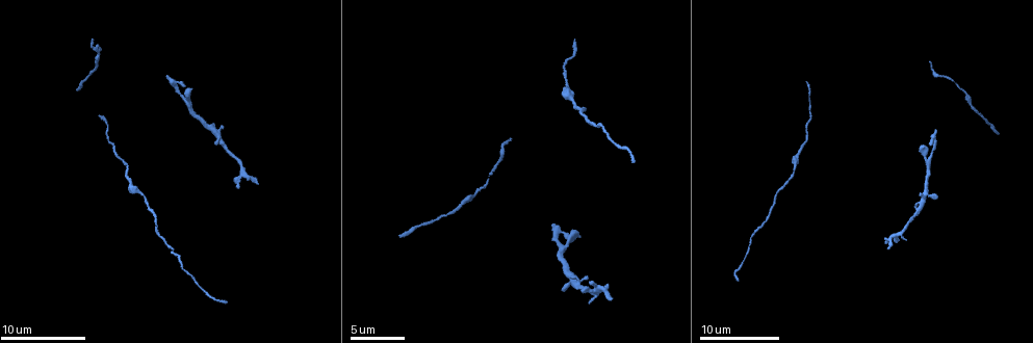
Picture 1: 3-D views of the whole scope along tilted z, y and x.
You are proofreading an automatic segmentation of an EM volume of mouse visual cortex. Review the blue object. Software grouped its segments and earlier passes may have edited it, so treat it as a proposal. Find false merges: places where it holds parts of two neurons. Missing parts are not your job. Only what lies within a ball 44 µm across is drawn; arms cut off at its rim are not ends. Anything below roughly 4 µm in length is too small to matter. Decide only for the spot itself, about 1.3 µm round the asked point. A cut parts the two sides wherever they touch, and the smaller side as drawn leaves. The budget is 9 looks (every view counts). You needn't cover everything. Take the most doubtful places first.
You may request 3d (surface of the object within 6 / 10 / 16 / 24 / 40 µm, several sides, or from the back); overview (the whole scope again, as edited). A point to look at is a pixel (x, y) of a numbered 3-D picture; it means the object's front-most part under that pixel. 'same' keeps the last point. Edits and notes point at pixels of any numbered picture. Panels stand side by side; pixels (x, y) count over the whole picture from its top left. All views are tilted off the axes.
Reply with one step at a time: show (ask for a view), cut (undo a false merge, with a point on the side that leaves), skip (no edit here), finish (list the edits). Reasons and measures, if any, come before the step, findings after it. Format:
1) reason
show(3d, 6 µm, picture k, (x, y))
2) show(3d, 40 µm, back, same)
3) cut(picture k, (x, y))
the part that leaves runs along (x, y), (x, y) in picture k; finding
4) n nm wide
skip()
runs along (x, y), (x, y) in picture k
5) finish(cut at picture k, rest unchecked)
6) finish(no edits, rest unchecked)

calibre changes
show(3d, 10 µm, picture 1, (753, 231))

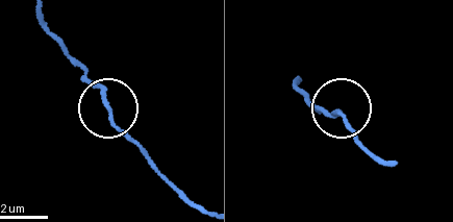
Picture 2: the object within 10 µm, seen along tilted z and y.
skip()
continuous, no second neuron

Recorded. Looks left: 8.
calibre changes
show(3d, 16 µm, picture 1, (127, 179))

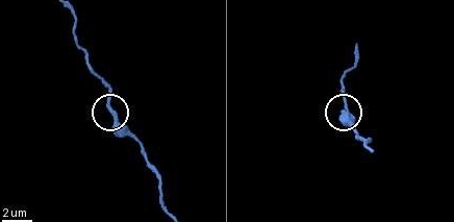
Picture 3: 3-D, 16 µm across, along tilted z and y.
220 nm wide
skip()
all the same neuron

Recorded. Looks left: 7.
show(3d, 10 µm, picture 1, (155, 224))

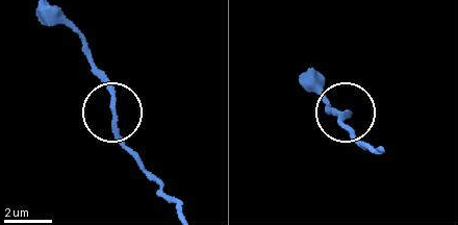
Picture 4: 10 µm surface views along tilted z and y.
160 nm wide
skip()
all the same neuron

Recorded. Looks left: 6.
show(3d, 10 µm, picture 1, (574, 47))

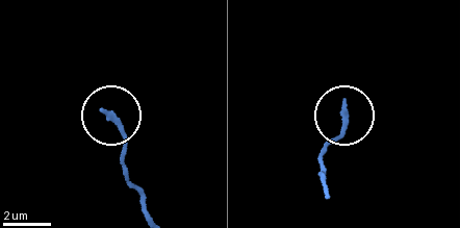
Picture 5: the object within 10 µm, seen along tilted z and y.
show(3d, 6 µm, picture 5, (345, 111))

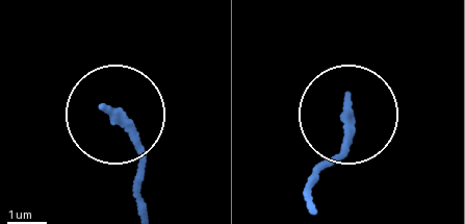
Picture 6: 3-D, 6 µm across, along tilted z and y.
skip()
all the same neuron

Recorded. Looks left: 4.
finish(no edits, rest unchecked)

